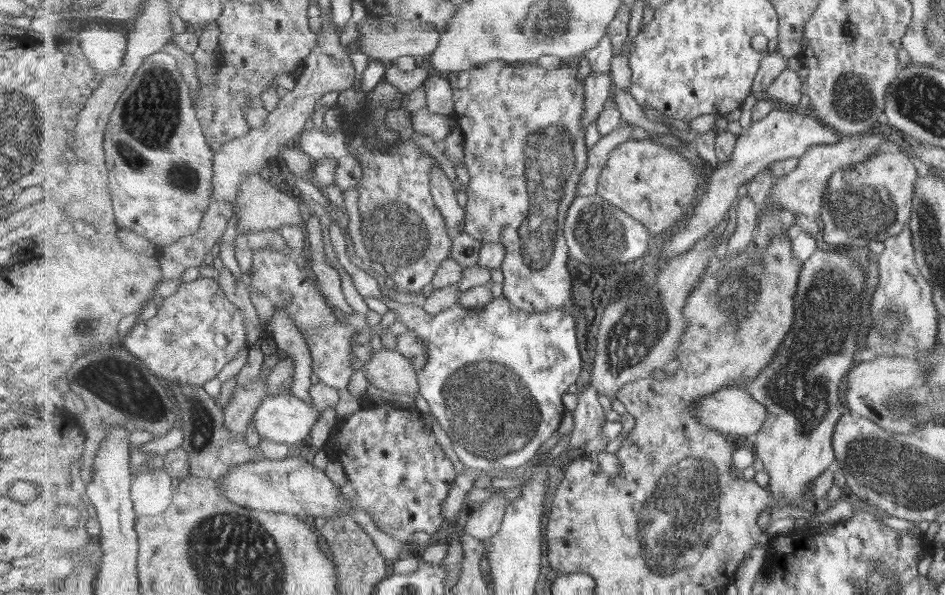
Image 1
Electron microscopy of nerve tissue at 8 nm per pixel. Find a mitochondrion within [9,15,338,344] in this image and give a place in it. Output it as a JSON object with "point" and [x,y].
{"point":[153,115]}

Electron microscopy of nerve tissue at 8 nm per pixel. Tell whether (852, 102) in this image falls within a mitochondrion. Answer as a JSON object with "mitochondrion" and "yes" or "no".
{"mitochondrion":"yes"}

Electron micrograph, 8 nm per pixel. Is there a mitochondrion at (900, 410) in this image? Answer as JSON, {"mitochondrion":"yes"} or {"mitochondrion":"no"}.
{"mitochondrion":"yes"}

